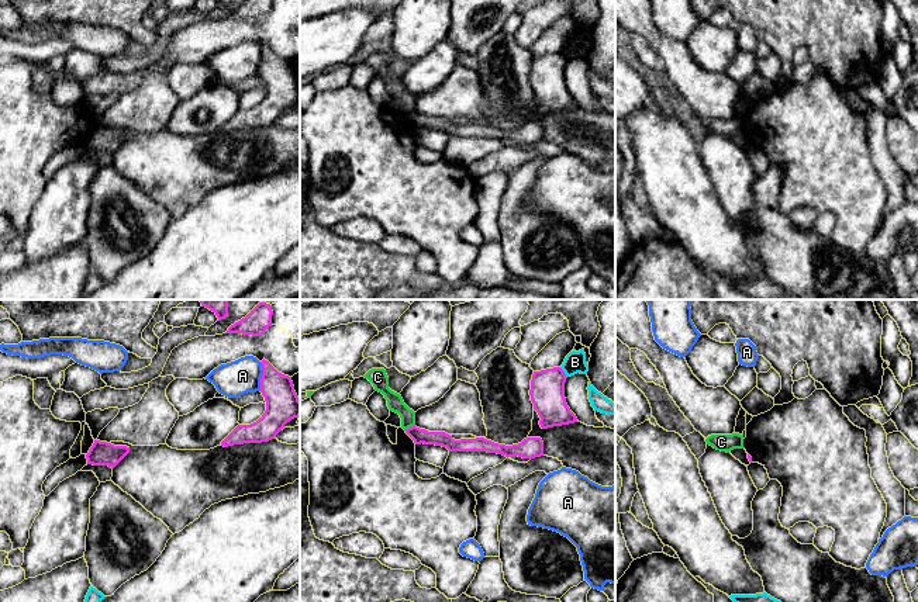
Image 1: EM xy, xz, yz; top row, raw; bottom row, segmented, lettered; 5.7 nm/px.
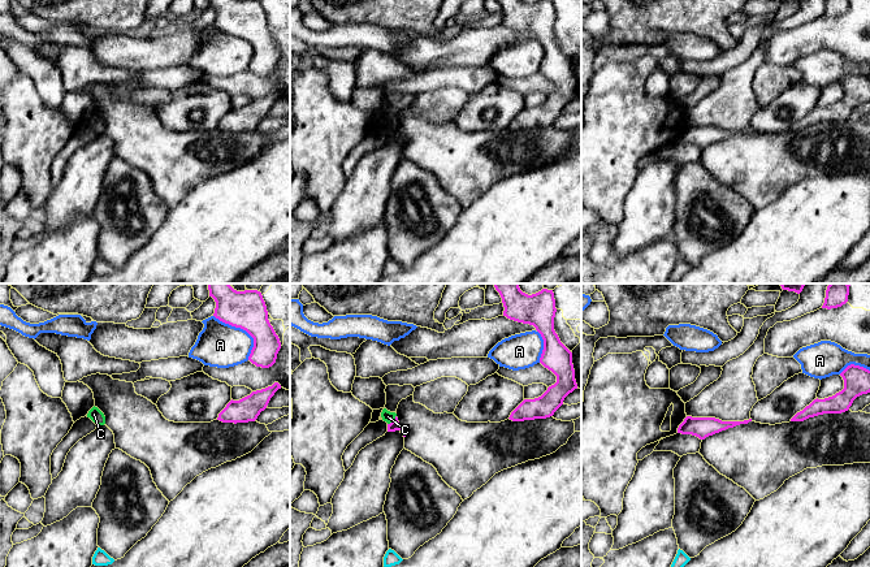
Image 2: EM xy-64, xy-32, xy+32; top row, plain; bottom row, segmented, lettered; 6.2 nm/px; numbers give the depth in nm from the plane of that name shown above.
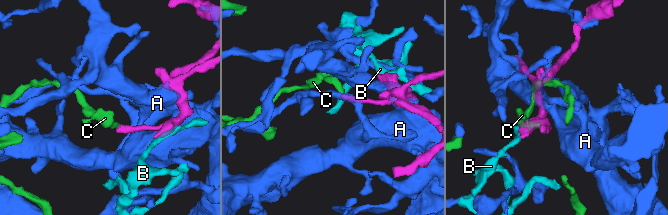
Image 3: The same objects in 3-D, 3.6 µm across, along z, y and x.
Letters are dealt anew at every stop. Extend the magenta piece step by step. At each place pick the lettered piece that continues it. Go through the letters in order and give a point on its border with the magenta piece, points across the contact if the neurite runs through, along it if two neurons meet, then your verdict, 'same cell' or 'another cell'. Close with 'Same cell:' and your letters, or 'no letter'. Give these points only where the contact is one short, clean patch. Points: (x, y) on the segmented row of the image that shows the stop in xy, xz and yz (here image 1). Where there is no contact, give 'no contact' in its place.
A: xy (262, 376) | another cell
B: xz (563, 373) | another cell
C: xz (409, 428) | along xz (414, 424), (404, 429) | another cell
Same cell: no letter

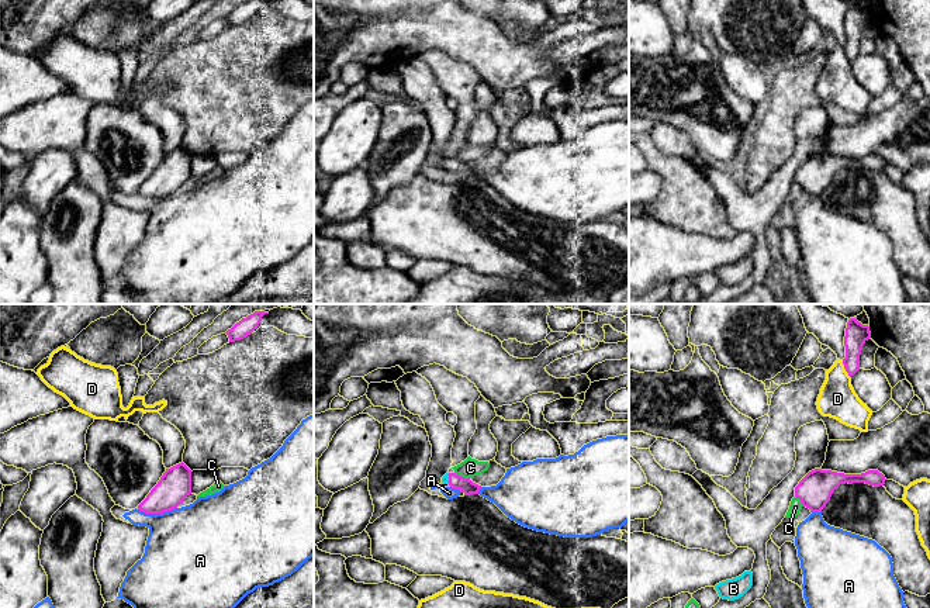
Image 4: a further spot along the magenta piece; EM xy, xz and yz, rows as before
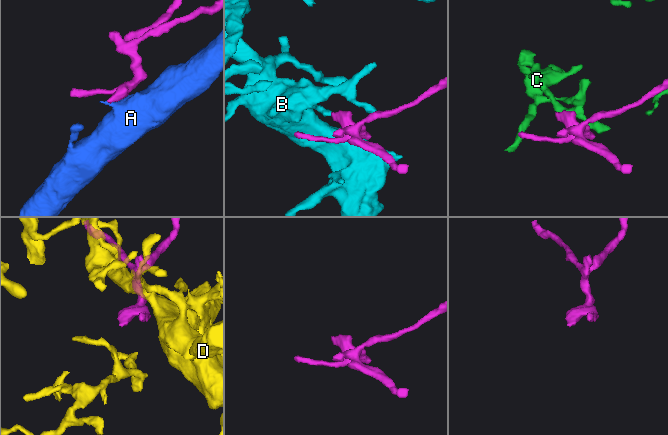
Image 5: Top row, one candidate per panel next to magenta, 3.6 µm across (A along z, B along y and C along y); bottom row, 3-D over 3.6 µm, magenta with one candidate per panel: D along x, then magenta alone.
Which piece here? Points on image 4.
A: xy (156, 512) | along xy (176, 507), (162, 512), (142, 512), (138, 510) | another cell
B: xz (449, 479) | across xz (466, 486), (449, 479), (445, 479) | same cell
C: xz (460, 476) | another cell
D: yz (846, 369) | another cell
Same cell: B

